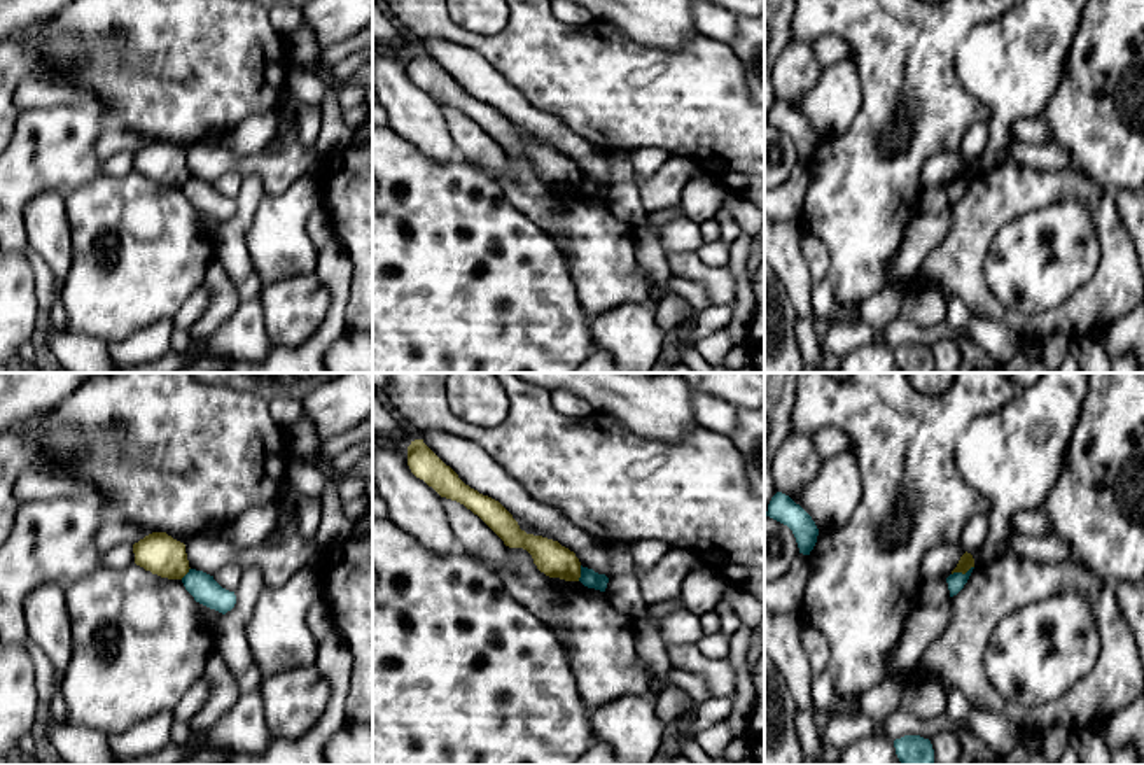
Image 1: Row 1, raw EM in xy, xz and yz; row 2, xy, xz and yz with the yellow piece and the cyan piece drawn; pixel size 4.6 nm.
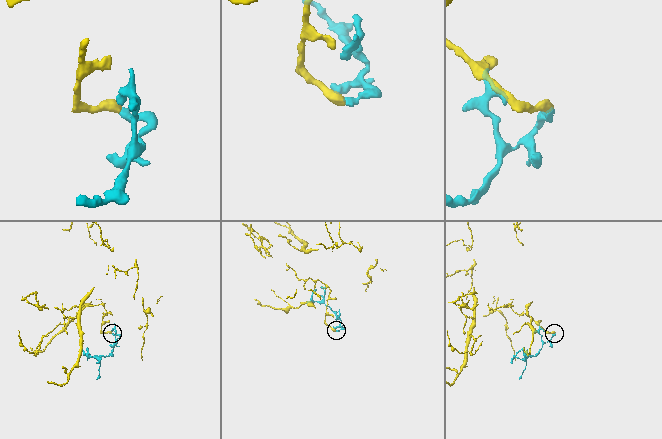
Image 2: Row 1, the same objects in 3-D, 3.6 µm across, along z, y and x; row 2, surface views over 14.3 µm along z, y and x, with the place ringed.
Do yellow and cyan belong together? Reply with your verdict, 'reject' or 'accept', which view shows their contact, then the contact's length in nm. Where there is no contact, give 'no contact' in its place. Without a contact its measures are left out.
reject; contact in yz; length 110 nm

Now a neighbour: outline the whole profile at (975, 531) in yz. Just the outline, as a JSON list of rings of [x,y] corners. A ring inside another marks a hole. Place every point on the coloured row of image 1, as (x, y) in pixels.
[[[974,515],[966,522],[959,543],[964,548],[964,551],[973,555],[981,548],[987,536],[988,536],[988,516]]]

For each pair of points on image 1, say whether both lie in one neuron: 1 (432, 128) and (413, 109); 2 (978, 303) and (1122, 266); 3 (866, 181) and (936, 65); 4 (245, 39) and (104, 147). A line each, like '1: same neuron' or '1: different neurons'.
1: same neuron
2: same neuron
3: same neuron
4: different neurons

